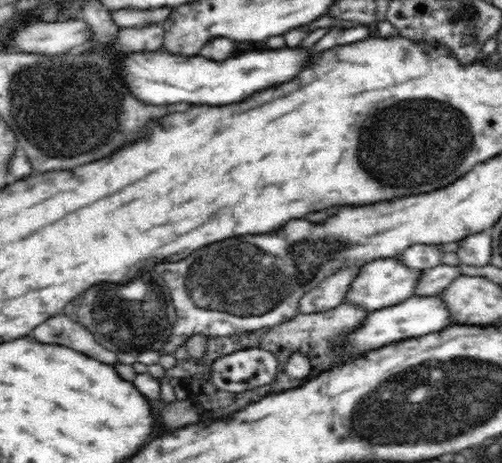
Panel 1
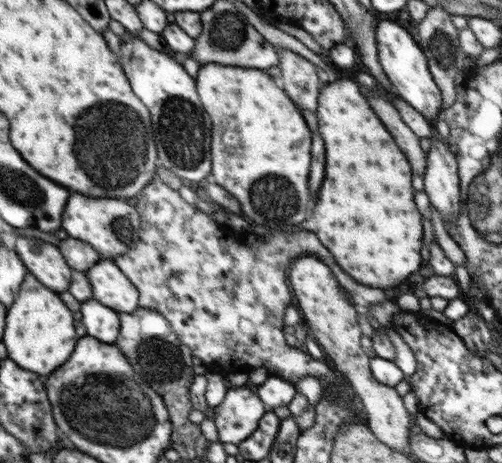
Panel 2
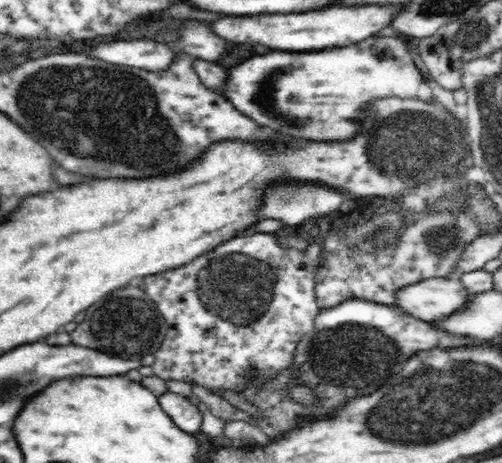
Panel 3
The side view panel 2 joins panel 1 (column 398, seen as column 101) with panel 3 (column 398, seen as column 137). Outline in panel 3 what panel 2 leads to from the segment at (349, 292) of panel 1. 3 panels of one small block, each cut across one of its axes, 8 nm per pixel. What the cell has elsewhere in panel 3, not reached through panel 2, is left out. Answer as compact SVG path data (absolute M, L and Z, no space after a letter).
M428 277L396 289L393 296L399 310L428 323L464 308L469 292L458 277Z

